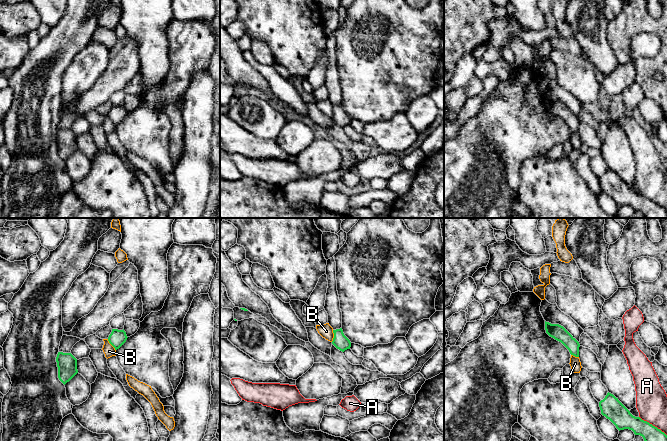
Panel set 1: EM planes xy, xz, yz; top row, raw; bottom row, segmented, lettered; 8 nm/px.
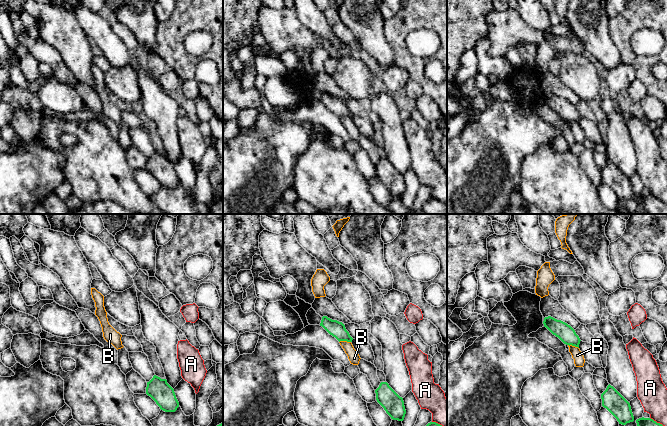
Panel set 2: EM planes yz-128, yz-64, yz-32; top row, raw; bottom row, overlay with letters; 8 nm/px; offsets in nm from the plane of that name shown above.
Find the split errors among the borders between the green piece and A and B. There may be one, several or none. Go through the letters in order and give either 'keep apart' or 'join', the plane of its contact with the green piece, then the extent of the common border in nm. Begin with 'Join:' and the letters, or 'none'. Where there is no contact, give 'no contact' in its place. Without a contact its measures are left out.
Join: none
A: keep apart; contact in yz; length 280 nm
B: keep apart; contact in xz; length 100 nm

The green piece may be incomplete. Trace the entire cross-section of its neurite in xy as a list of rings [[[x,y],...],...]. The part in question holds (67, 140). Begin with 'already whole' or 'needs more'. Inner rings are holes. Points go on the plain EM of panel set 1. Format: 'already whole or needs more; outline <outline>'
already whole; outline [[[58,128],[56,133],[58,154],[65,161],[77,149],[77,135],[71,129]]]

